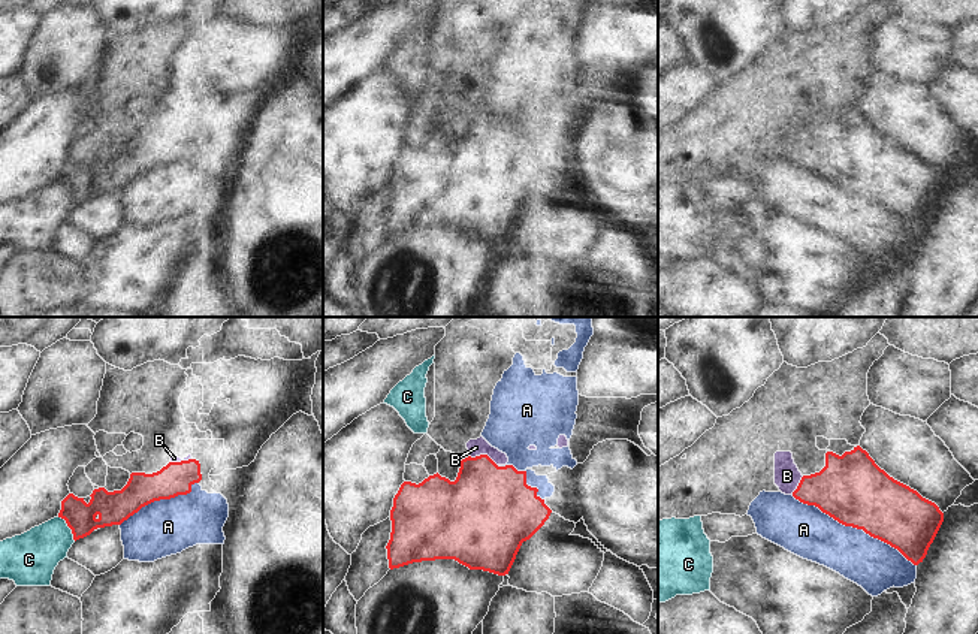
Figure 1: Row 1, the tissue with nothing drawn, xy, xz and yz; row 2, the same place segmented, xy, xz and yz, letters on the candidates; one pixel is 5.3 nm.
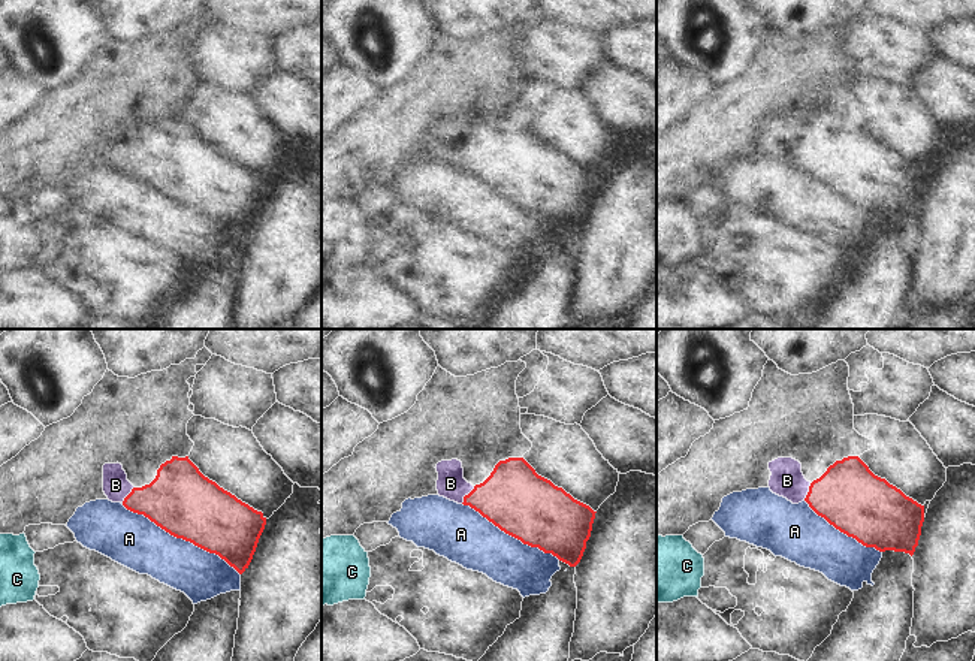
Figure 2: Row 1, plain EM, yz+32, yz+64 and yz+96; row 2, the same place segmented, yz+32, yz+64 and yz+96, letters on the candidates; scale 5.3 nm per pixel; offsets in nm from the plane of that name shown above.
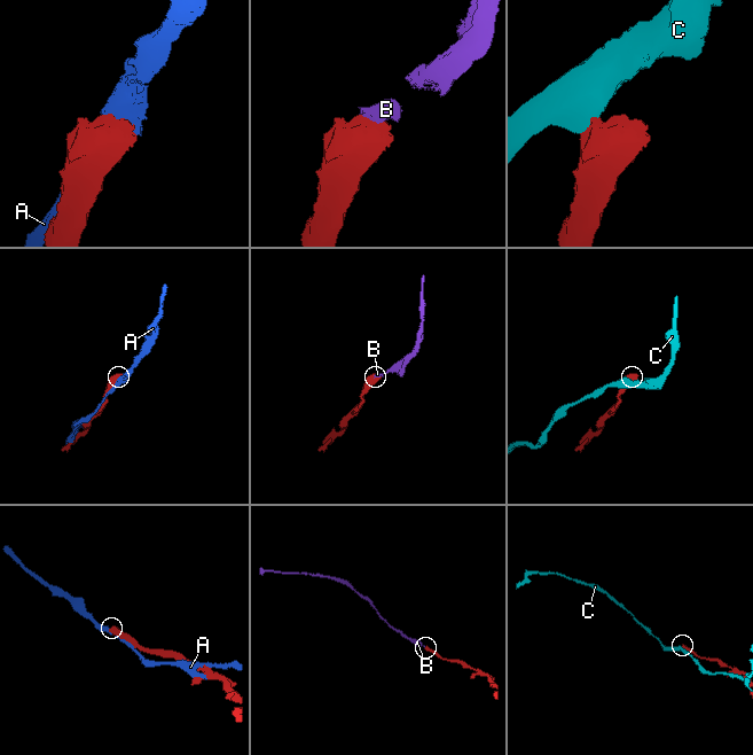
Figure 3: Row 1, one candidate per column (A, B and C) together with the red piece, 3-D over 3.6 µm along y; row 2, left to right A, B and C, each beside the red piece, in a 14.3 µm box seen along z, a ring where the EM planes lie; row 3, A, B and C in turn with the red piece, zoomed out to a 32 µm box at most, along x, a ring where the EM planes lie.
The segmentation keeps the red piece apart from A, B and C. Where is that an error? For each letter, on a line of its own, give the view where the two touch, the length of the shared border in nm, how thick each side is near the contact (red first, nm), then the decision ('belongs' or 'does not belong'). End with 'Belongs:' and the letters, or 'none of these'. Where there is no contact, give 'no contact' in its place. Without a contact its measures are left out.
A: yz | 750 nm | 380/280 nm | does not belong
B: xz | 160 nm | 400/90 nm | belongs
C: xy | 170 nm | 160/260 nm | does not belong
Belongs: B

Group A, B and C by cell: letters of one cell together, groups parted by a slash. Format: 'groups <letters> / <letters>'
groups A / B / C

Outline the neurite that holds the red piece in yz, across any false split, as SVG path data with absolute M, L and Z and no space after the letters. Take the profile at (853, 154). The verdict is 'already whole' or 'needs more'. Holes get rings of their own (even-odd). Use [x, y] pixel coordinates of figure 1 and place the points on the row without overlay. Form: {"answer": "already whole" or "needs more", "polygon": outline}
{"answer": "needs more", "polygon": "M860 111L842 121L827 117L825 132L811 141L799 136L791 117L776 117L775 150L839 188L890 209L914 230L923 227L944 187L935 167L890 142Z"}

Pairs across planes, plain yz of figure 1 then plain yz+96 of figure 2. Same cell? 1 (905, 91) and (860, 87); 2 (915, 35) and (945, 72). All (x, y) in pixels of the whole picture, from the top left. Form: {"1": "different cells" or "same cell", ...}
{"1": "same cell", "2": "different cells"}

